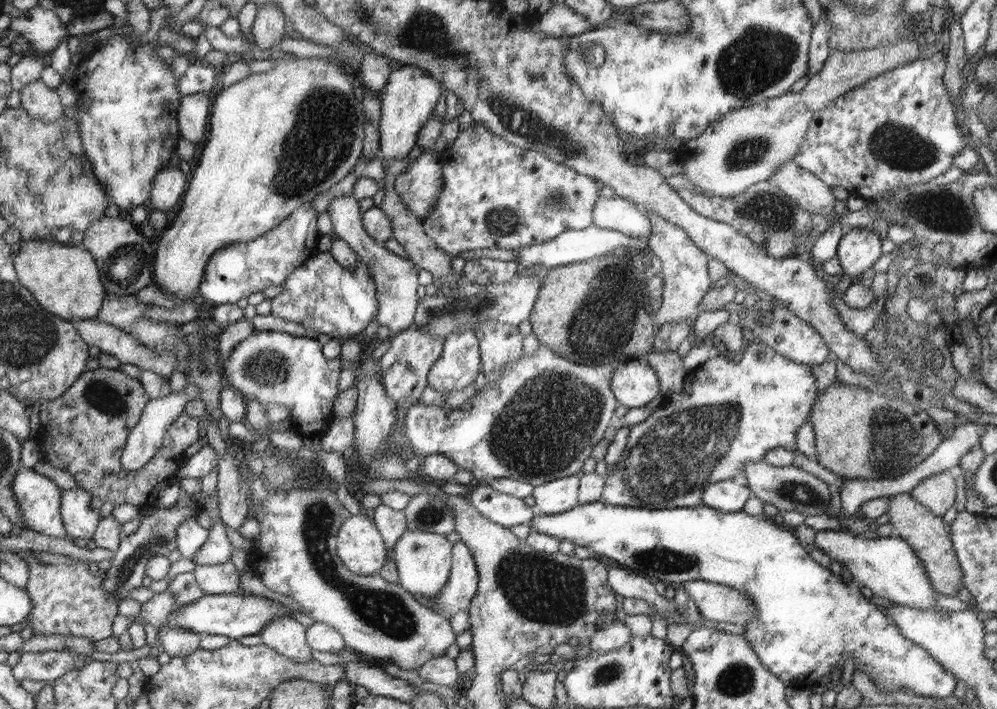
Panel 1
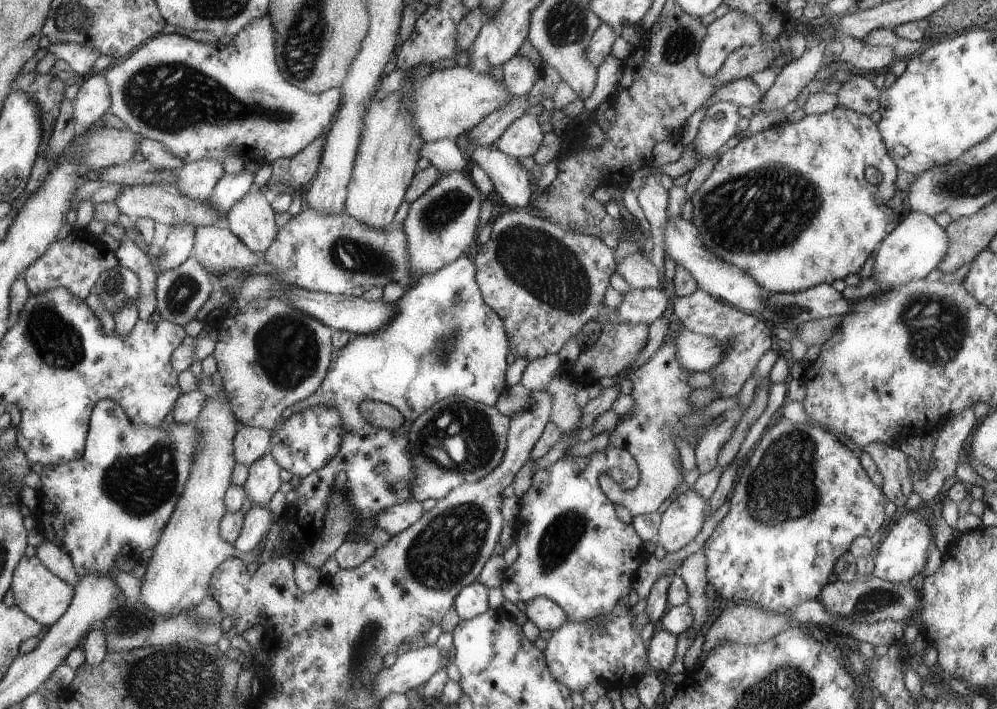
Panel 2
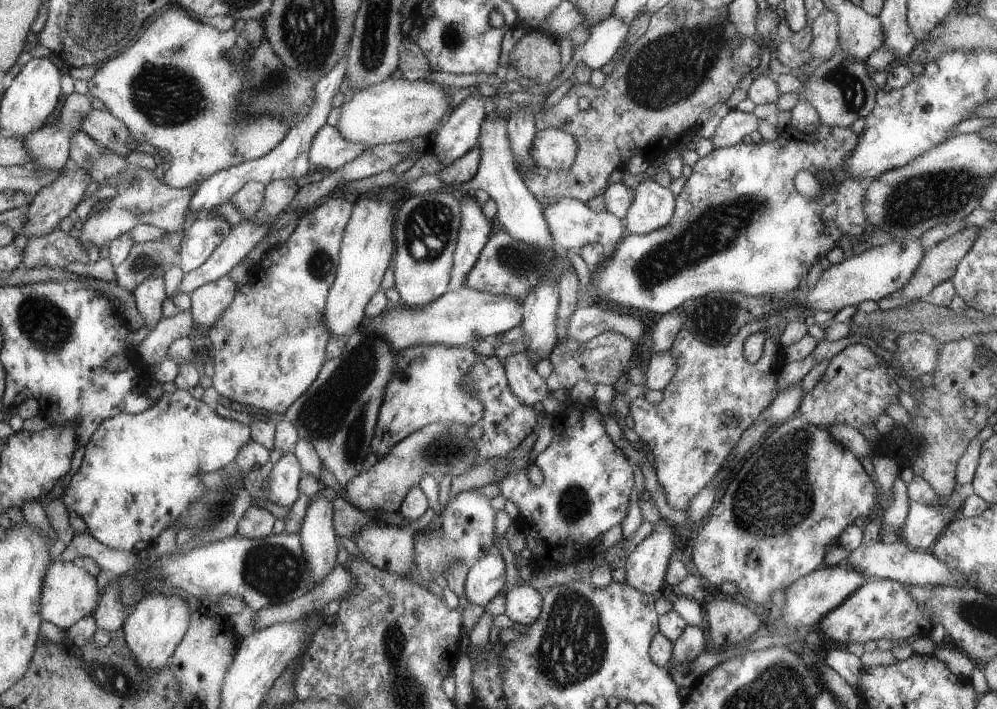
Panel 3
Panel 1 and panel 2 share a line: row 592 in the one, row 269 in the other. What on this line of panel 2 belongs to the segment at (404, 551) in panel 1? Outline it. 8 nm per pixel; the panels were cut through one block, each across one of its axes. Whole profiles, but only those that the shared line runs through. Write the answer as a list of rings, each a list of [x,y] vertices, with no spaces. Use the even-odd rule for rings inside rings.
[[[462,172],[440,174],[433,187],[409,204],[408,215],[402,226],[407,234],[407,245],[410,248],[410,280],[436,273],[462,255],[468,255],[468,246],[476,236],[476,226],[482,206],[480,192],[474,188],[470,176]]]

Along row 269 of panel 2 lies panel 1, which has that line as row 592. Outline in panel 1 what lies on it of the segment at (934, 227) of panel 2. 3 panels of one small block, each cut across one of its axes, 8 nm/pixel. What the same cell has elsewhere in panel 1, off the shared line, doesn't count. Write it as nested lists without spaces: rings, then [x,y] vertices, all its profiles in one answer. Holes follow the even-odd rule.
[[[832,529],[816,530],[815,547],[837,560],[854,576],[866,590],[873,592],[876,600],[886,598],[889,604],[904,604],[908,608],[926,608],[941,610],[934,597],[924,563],[916,556],[914,549],[902,537],[895,535],[867,539],[864,535],[850,534]]]

